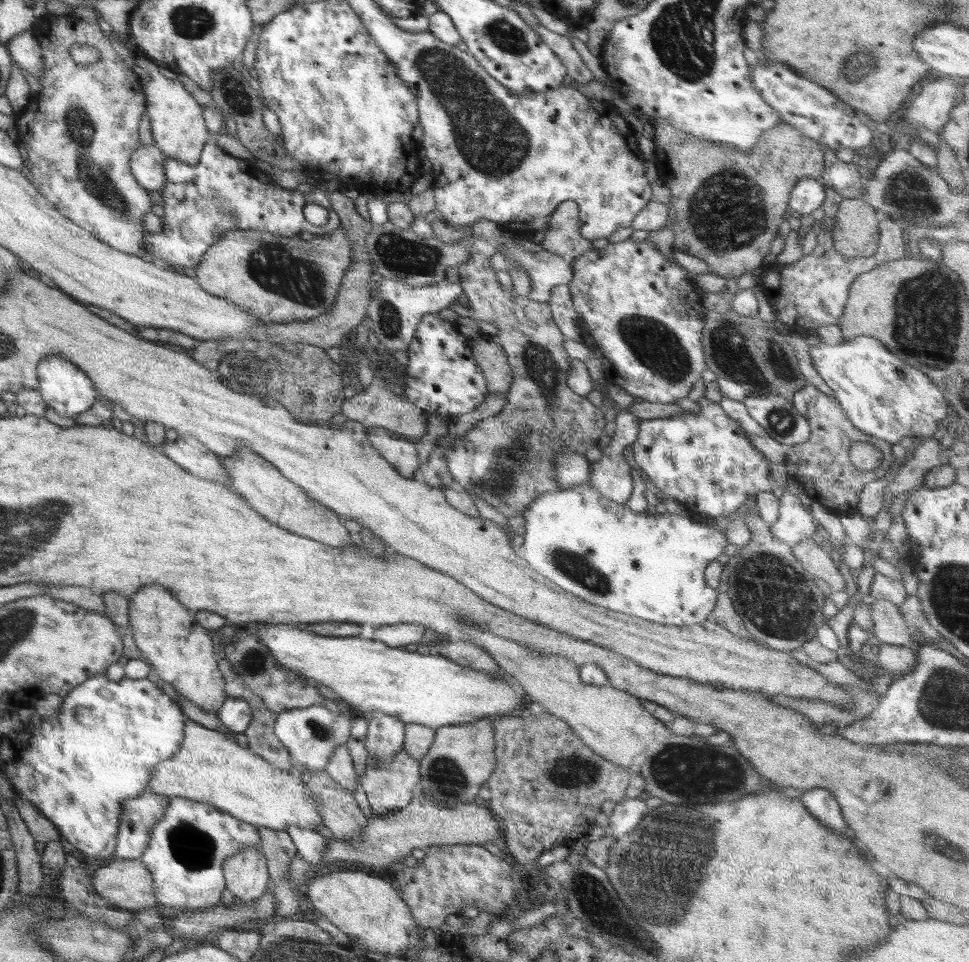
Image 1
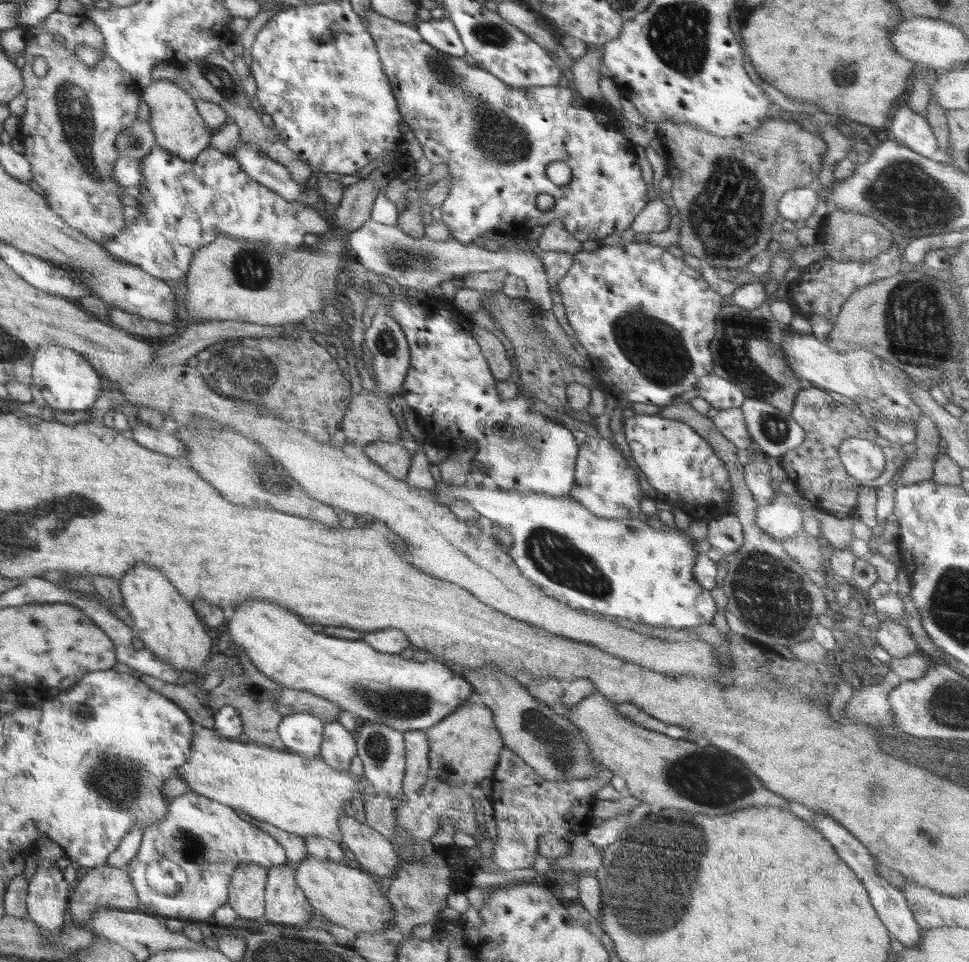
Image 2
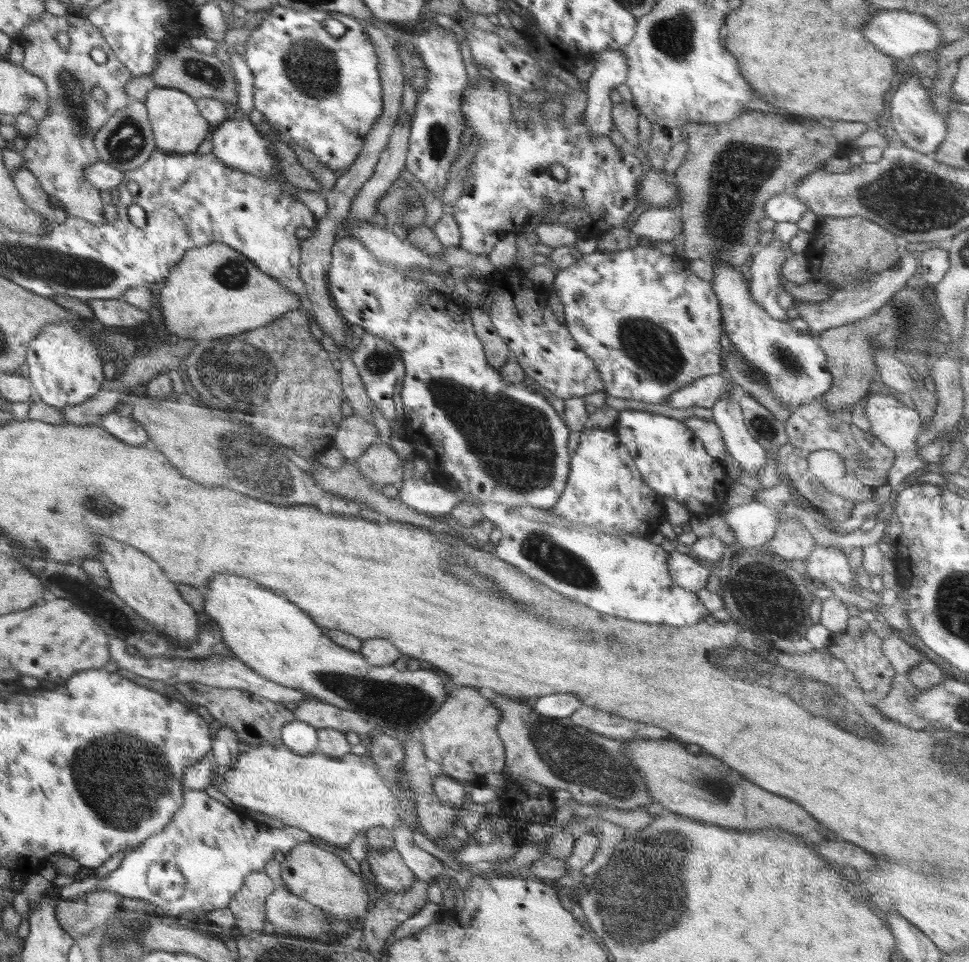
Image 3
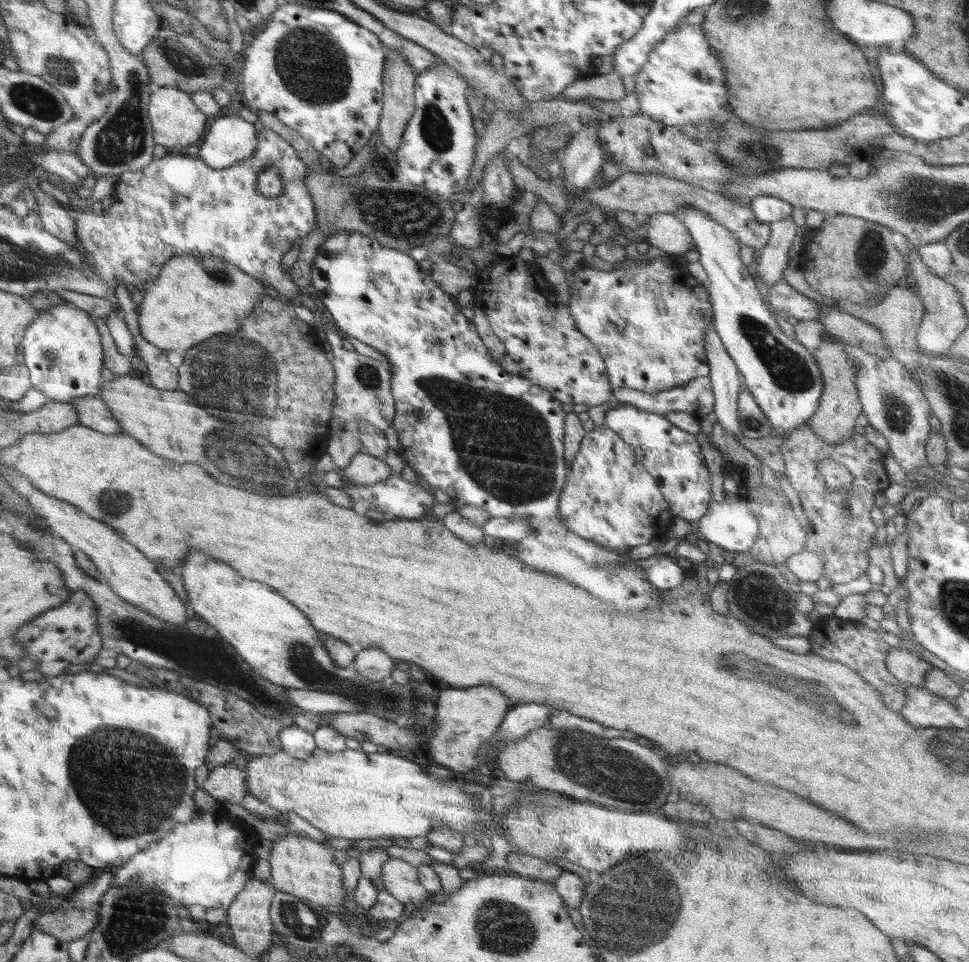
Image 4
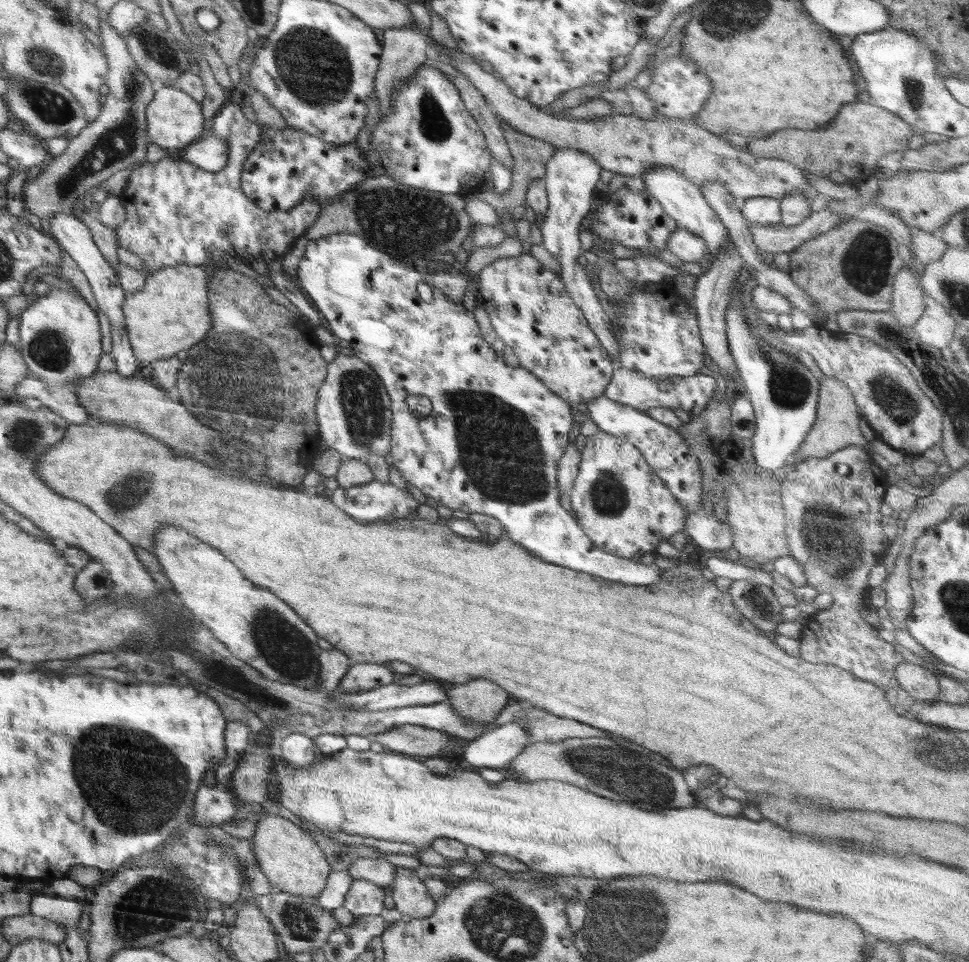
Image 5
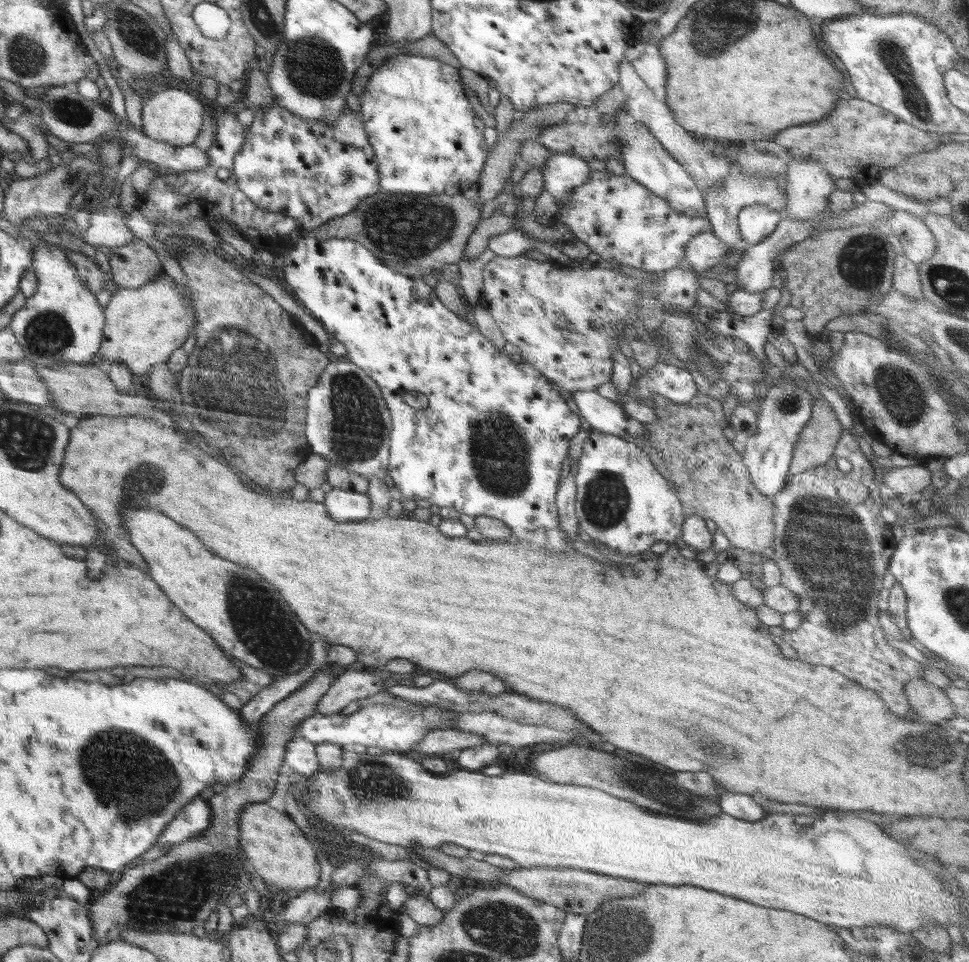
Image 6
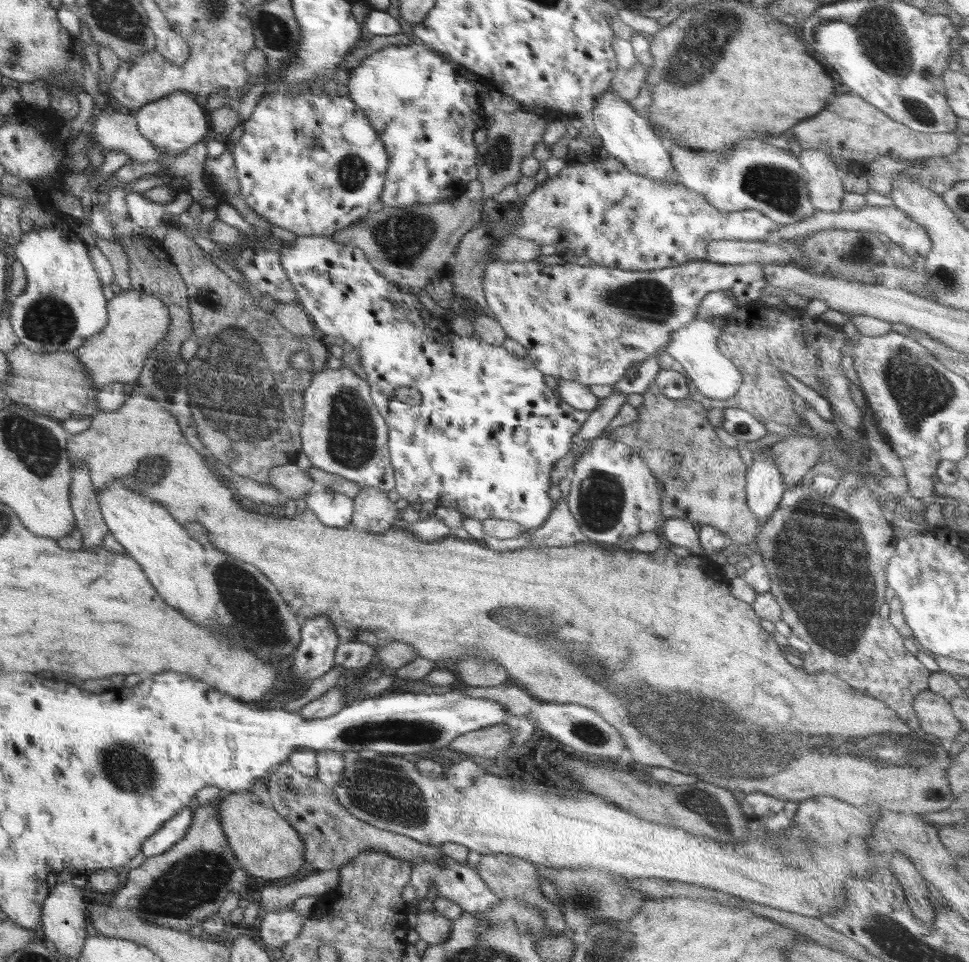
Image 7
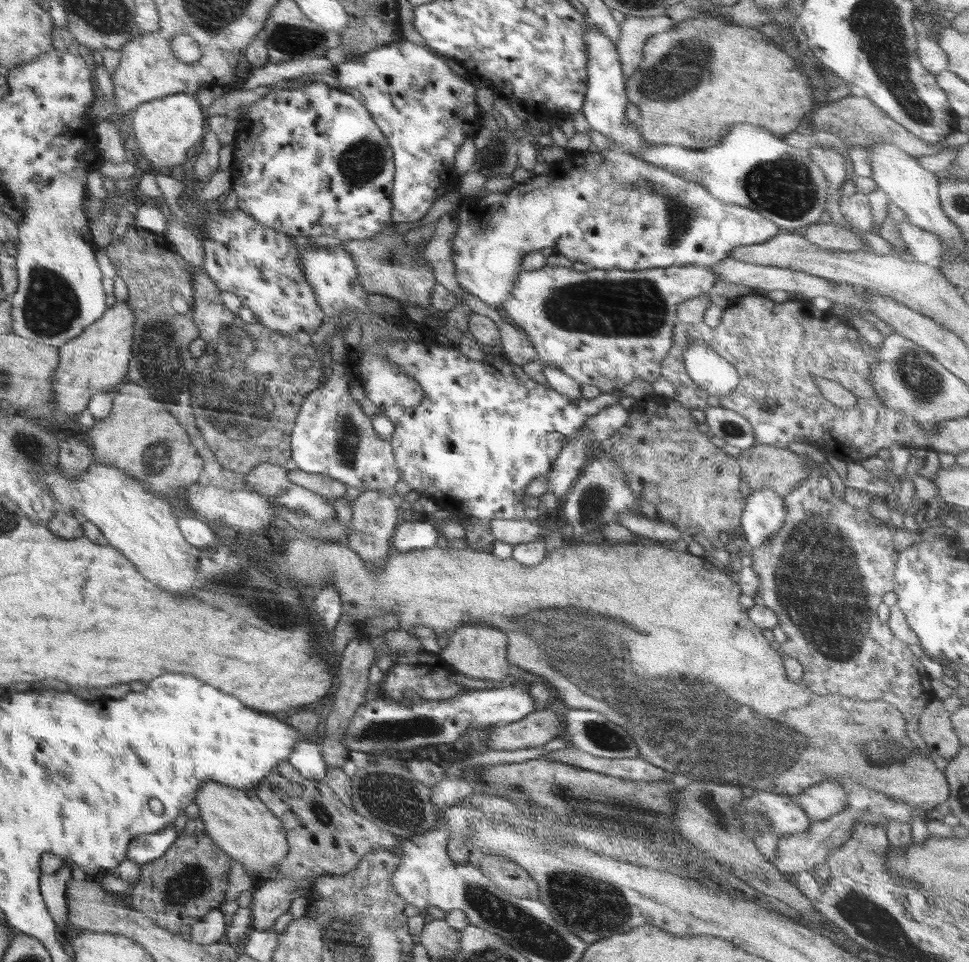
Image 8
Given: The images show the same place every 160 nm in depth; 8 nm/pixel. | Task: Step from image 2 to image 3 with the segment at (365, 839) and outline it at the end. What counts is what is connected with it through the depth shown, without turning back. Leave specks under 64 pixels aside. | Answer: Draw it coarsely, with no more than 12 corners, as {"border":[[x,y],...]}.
{"border":[[370,849],[366,860],[383,891],[404,893],[414,874],[394,849]]}

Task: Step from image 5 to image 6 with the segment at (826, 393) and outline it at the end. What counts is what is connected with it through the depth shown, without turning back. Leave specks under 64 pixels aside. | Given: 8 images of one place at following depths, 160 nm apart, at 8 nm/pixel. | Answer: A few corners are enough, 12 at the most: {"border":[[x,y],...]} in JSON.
{"border":[[817,400],[794,445],[789,478],[820,468],[845,429]]}

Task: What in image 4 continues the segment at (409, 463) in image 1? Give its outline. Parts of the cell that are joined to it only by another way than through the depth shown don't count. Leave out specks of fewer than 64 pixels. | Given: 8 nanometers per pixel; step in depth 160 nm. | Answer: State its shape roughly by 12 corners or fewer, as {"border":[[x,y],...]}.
{"border":[[358,452],[344,469],[354,485],[390,478],[386,461]]}

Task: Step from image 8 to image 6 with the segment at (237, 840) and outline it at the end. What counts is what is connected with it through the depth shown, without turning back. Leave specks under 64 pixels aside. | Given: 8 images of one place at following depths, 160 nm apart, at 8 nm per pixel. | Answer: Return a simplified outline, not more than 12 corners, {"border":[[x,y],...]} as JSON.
{"border":[[265,802],[239,816],[239,842],[267,885],[298,892],[321,876],[286,812]]}

